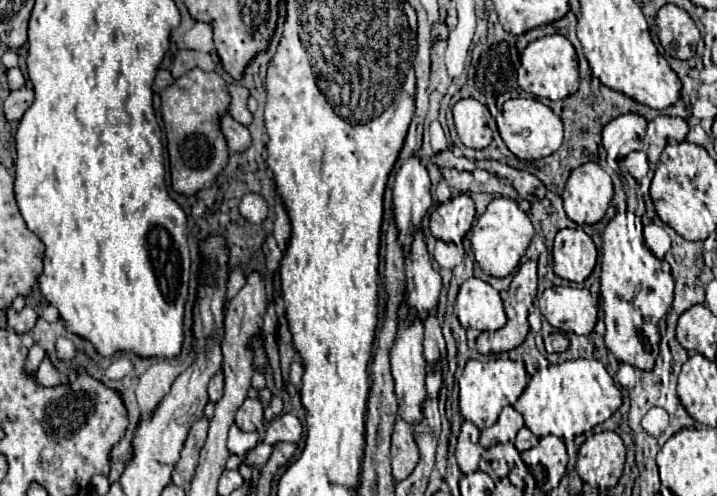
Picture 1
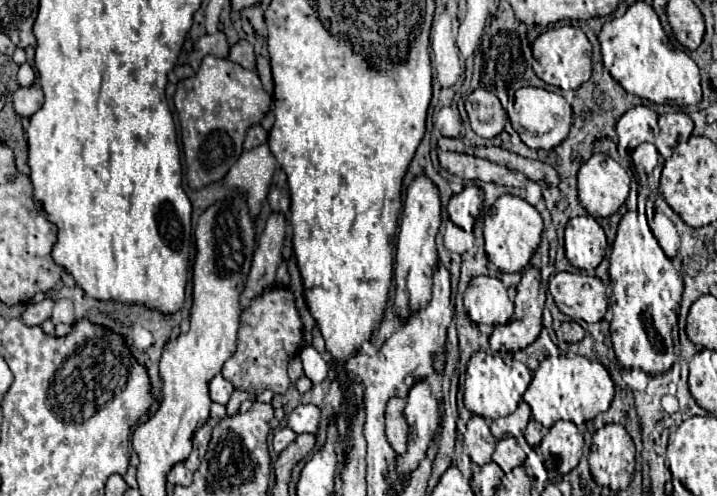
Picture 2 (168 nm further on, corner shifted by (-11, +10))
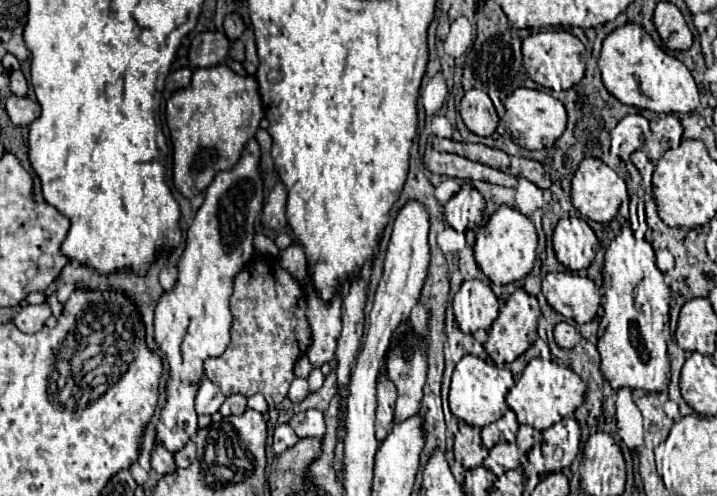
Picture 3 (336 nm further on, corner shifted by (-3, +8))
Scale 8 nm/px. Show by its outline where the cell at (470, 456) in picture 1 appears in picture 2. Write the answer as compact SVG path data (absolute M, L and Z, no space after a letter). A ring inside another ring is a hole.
M471 416L467 422L467 430L463 434L465 438L465 450L471 456L471 460L479 466L491 462L491 454L495 450L497 440L489 432L489 424L481 416Z

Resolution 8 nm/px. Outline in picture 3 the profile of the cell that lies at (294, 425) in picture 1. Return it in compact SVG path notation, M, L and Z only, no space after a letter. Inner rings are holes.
M307 410L307 412L299 412L291 418L291 428L295 430L295 434L299 438L323 438L325 436L325 420L323 420L323 412L321 410Z

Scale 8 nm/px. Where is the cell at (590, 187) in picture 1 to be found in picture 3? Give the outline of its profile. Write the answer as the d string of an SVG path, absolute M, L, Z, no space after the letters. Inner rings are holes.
M585 158L579 164L579 168L573 176L571 200L583 218L589 218L589 220L601 222L601 224L611 222L611 218L617 216L617 210L625 198L627 198L627 186L625 186L623 178L619 178L617 172L611 170L605 162L601 162L599 158Z

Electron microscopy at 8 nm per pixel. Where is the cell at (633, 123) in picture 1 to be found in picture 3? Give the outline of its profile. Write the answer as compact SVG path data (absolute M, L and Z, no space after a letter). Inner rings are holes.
M641 114L625 116L611 132L611 154L621 160L629 160L629 156L643 146L645 124L649 122Z

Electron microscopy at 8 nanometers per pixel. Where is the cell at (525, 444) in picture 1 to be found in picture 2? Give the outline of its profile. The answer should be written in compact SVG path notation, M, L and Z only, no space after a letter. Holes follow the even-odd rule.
M534 419L529 421L524 432L524 436L530 446L537 446L541 442L543 438L541 429L542 425L539 422L535 421Z

